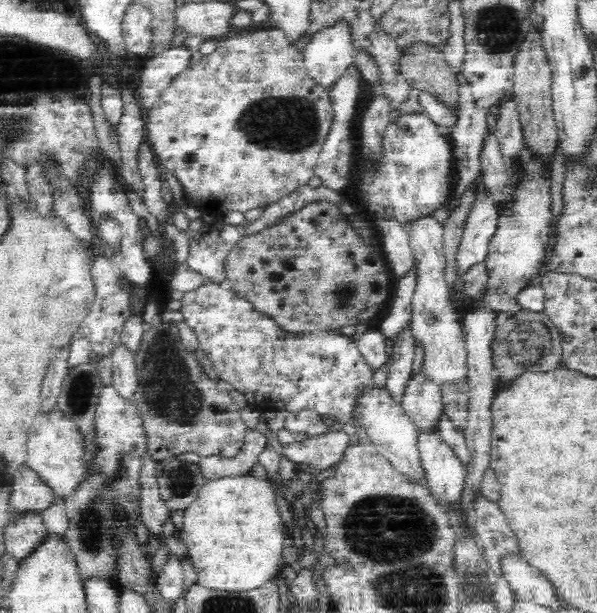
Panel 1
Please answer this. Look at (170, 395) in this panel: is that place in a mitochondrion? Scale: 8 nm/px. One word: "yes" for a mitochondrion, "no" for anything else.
yes

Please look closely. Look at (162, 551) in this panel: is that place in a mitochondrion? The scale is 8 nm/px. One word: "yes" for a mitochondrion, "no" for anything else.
no

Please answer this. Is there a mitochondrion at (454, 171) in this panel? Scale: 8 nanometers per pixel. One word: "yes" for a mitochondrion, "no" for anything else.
no

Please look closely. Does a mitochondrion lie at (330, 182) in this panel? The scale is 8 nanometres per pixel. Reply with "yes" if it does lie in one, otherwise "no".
no

